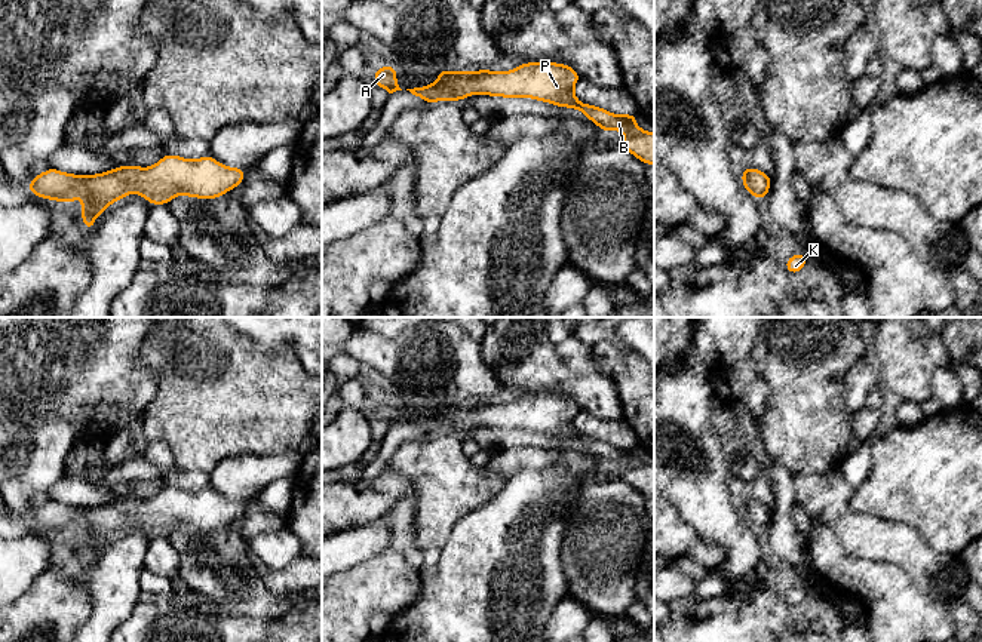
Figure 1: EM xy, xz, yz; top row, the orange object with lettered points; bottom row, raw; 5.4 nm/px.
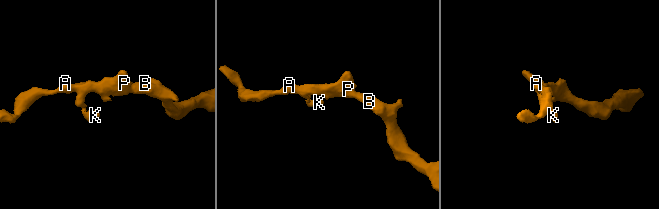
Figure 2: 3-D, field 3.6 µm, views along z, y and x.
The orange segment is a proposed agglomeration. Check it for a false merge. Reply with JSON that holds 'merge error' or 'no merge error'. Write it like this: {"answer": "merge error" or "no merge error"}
{"answer": "no merge error"}

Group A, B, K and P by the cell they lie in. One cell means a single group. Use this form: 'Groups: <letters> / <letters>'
Groups: A B K P

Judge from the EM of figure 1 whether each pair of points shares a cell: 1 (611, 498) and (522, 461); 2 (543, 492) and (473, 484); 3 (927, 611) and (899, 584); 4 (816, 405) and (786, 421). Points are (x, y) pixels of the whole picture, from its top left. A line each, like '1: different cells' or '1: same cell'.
1: same cell
2: different cells
3: same cell
4: same cell

